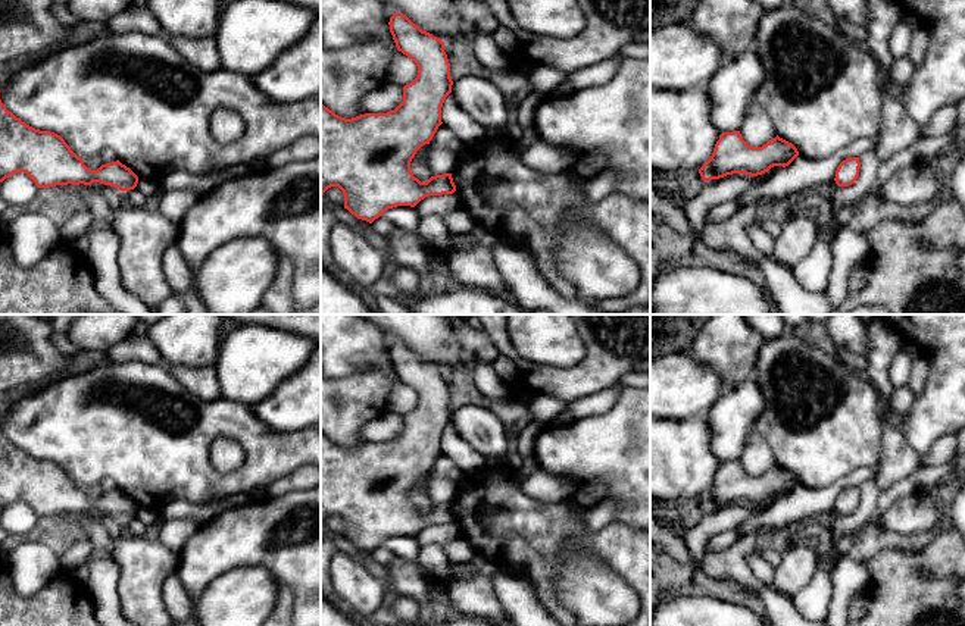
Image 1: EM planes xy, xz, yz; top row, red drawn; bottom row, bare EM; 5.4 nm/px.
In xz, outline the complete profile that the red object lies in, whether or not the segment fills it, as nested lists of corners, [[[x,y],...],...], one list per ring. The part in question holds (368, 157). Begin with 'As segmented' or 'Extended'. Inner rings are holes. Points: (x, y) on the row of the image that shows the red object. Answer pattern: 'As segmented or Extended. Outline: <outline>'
As segmented. Outline: [[[393,13],[388,25],[397,50],[418,66],[416,78],[403,87],[403,101],[387,113],[365,113],[352,119],[341,118],[321,104],[321,195],[328,188],[338,187],[344,194],[344,209],[369,223],[388,209],[415,207],[428,195],[456,191],[452,173],[421,182],[410,170],[416,151],[430,144],[443,123],[441,107],[452,93],[453,81],[444,43],[422,31],[403,13]]]

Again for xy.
As segmented. Outline: [[[0,100],[0,182],[18,172],[26,173],[38,188],[68,184],[91,187],[93,182],[100,182],[128,191],[138,184],[138,176],[119,160],[102,165],[97,170],[88,169],[60,135],[26,125],[9,112]]]

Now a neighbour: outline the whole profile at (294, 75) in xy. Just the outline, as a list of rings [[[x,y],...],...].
[[[321,15],[299,43],[250,79],[263,96],[277,103],[321,97]]]

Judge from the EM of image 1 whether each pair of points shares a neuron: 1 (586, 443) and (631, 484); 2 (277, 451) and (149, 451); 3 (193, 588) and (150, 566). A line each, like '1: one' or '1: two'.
1: one
2: one
3: two

